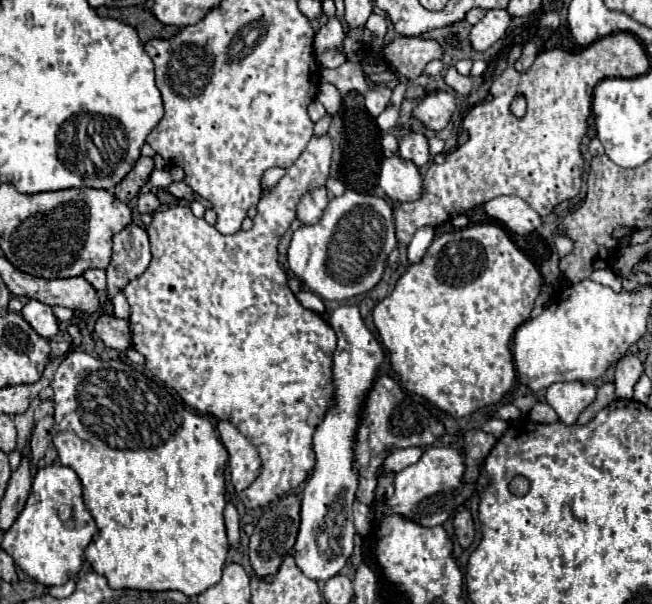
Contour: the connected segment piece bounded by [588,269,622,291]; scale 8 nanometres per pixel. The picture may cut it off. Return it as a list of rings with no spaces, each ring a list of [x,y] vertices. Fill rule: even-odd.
[[[596,269],[596,271],[592,271],[592,275],[588,279],[596,281],[596,283],[602,283],[602,285],[608,285],[614,291],[620,291],[622,289],[620,277],[614,271],[610,271],[610,269]]]

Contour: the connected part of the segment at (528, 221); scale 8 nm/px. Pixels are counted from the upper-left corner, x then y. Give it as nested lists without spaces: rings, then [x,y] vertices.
[[[516,195],[496,197],[484,205],[484,211],[516,235],[528,235],[542,223],[540,215]]]

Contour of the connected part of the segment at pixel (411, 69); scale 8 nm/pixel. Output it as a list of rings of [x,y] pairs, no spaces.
[[[394,37],[382,47],[382,59],[396,69],[406,81],[414,81],[432,59],[440,59],[444,49],[434,39],[422,37]]]

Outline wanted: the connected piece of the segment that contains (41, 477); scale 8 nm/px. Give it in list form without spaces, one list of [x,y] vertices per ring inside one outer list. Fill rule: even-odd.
[[[60,463],[38,469],[28,501],[14,525],[2,539],[2,549],[10,553],[16,565],[34,581],[50,587],[74,579],[84,563],[84,549],[96,535],[96,523],[82,501],[82,483],[78,475]]]

